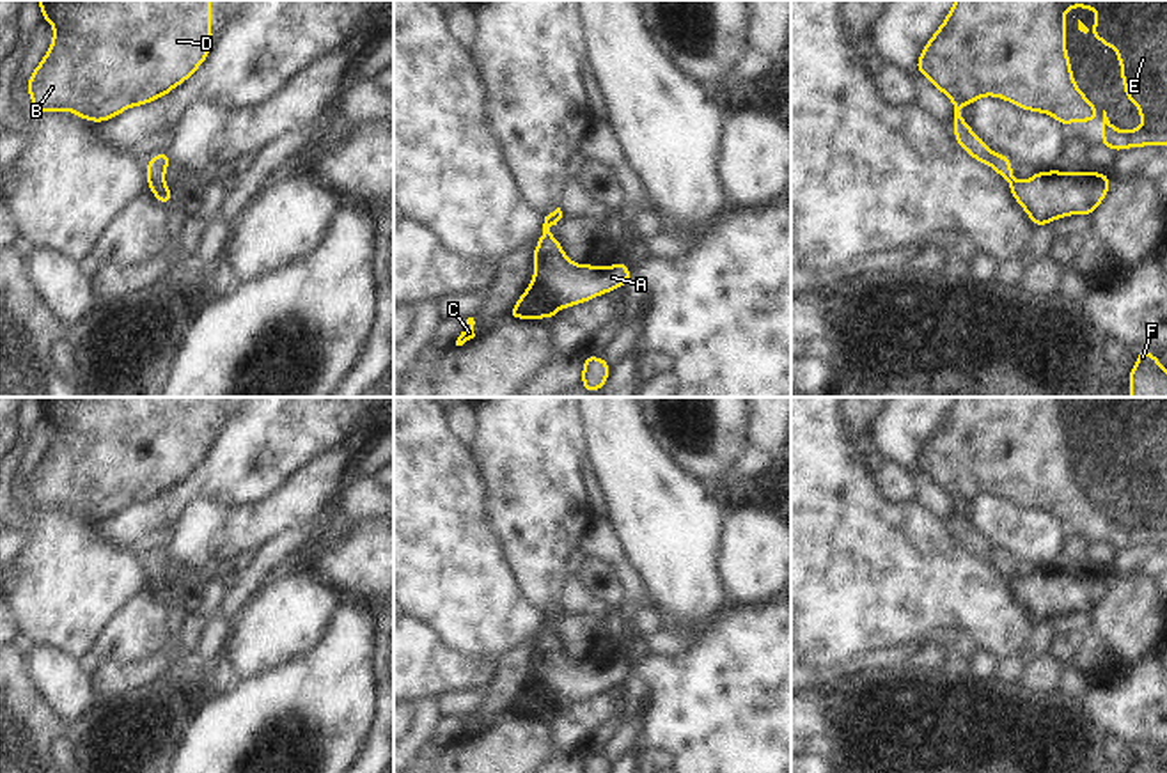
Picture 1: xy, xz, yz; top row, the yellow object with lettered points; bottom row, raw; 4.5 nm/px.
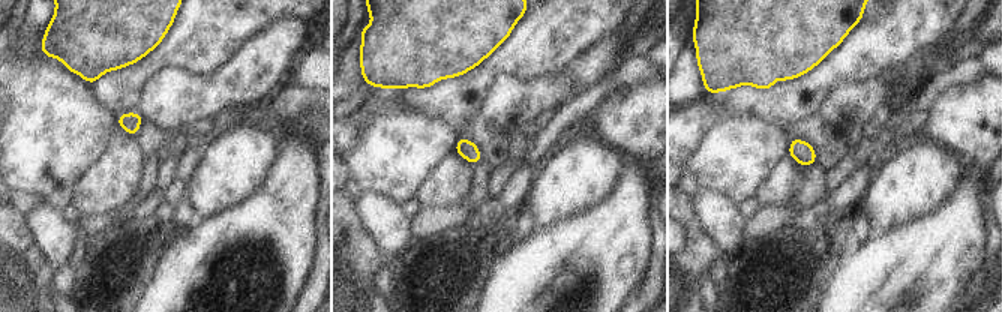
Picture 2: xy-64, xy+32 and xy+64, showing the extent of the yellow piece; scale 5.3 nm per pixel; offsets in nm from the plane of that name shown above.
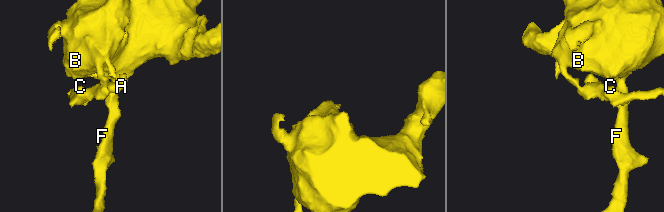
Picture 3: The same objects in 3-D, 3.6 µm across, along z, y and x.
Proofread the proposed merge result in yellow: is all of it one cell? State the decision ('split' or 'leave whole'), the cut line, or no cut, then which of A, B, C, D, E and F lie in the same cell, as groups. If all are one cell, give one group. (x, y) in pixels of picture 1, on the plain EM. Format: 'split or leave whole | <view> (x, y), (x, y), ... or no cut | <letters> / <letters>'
split | xy (148, 577), (162, 580) | A C / B D E F

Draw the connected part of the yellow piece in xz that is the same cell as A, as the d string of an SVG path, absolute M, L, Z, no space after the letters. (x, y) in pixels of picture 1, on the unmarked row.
M544 615L543 631L532 651L532 679L509 707L507 714L511 716L541 714L548 718L566 704L575 704L624 684L633 674L623 658L607 665L587 660L575 661L559 636L546 629L553 622L557 619Z

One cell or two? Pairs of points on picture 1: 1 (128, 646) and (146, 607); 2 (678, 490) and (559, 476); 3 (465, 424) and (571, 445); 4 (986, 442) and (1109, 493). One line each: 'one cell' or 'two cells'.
1: one cell
2: two cells
3: two cells
4: one cell

